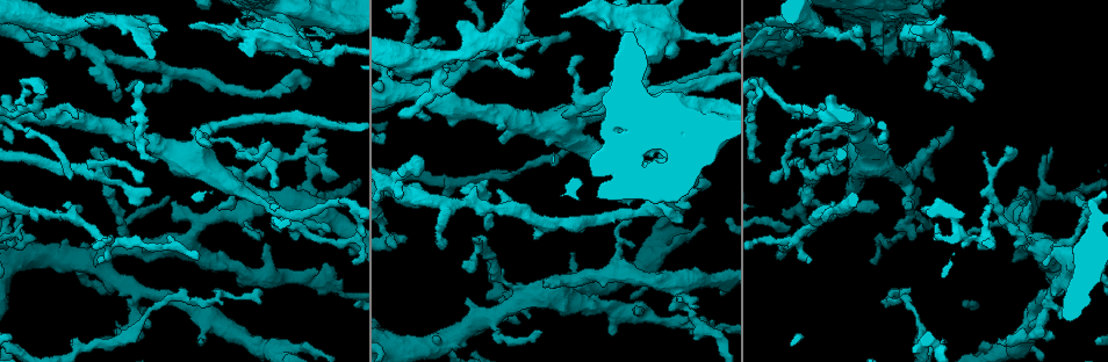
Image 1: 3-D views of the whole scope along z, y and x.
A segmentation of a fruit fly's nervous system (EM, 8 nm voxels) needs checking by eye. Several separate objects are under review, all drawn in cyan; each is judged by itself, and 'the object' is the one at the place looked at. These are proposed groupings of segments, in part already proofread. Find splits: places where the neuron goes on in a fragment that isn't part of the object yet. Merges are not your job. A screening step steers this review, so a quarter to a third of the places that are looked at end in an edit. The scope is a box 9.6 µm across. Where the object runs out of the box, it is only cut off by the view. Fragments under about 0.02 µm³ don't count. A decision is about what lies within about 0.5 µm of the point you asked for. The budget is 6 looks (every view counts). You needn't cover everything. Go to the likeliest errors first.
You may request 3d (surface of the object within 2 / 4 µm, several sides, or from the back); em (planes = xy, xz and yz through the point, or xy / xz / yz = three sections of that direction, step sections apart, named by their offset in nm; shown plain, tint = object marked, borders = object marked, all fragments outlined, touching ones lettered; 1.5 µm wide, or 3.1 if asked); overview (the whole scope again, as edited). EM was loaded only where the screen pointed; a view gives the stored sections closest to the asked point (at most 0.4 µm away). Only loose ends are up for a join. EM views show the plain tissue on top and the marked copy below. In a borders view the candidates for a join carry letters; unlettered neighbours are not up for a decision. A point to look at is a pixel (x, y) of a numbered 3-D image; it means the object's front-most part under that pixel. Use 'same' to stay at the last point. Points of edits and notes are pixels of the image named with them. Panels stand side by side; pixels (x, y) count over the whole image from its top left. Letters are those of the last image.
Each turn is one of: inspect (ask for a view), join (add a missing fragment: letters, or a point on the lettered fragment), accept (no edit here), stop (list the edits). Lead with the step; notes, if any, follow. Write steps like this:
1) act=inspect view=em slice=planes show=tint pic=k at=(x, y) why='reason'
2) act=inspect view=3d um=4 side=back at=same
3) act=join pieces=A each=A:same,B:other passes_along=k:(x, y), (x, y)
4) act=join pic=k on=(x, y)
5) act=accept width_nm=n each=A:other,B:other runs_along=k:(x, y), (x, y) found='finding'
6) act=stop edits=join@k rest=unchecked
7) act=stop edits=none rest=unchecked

act=inspect view=em slice=xz step=4 show=borders pic=1 at=(395, 246) why='branch stops here'

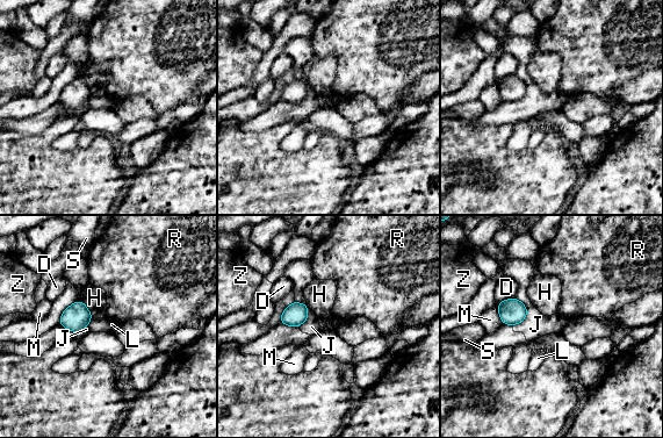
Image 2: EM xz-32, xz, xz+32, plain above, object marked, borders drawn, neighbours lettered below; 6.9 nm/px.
act=accept each=D:other,H:other,J:other,L:other,M:other,R:other,S:other,Z:other border=2:(93, 317), (87, 324) found='none of them fits'

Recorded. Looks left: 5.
act=inspect view=3d um=4 pic=1 at=(343, 283) why='branch stops here'

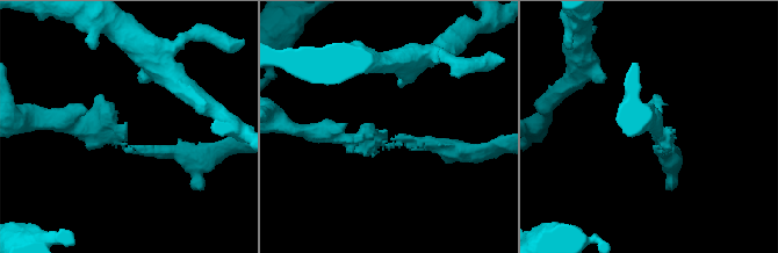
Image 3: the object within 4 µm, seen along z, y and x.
act=inspect view=em slice=planes show=borders pic=3 at=(384, 131)

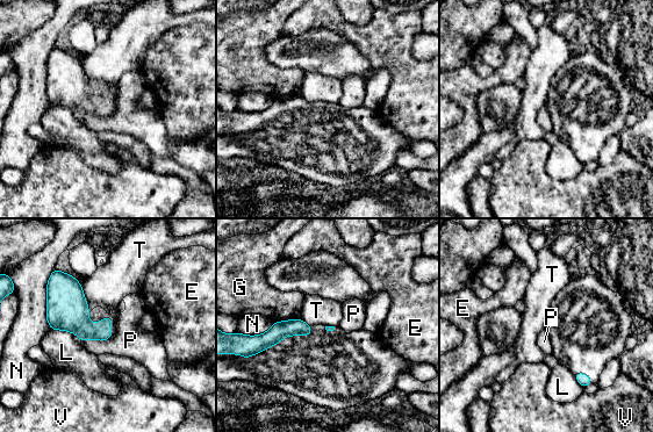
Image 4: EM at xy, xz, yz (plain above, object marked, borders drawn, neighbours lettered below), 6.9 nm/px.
act=accept each=E:other,G:other,L:other,N:other,P:other,T:other,V:other found='none of them fits'

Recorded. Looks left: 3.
act=inspect view=3d um=2 pic=1 at=(1016, 151) why='an open end'

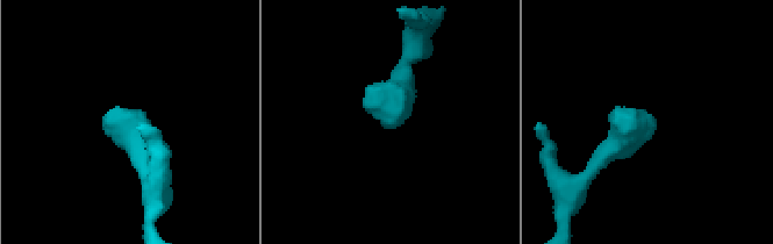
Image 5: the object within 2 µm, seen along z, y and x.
act=inspect view=em um=3.1 slice=planes show=tint pic=5 at=(373, 116) why='now the EM'

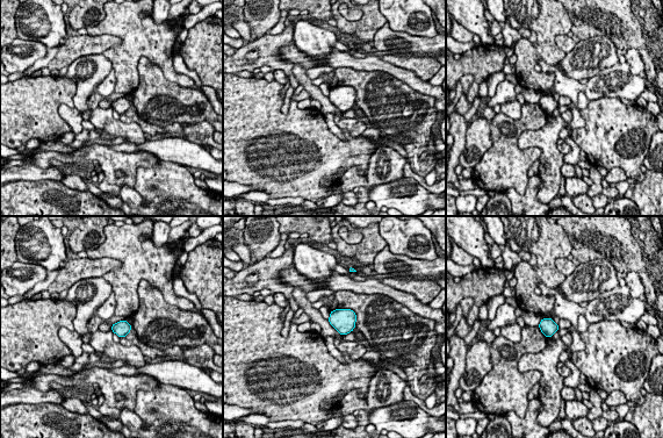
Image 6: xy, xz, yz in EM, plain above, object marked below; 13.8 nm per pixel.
act=inspect view=em um=3.1 slice=planes show=borders at=same why='what lies round it'

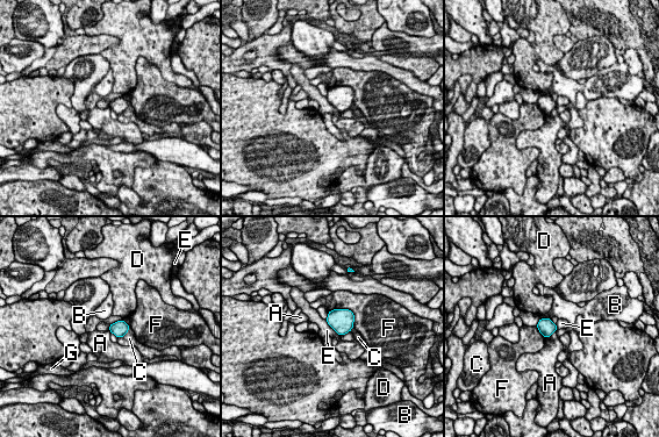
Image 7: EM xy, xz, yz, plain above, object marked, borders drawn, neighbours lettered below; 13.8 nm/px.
act=accept each=A:other,B:other,C:other,D:other,E:other,F:other,G:other found='no lettered fragment goes on from it'

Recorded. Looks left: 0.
act=stop edits=none rest=unchecked

